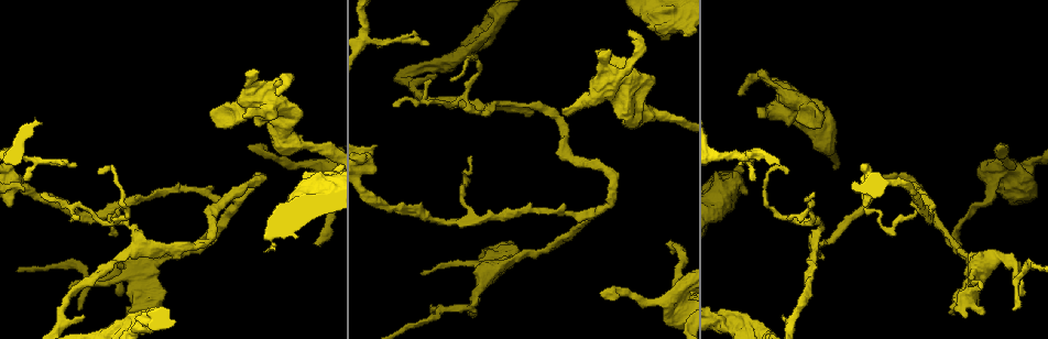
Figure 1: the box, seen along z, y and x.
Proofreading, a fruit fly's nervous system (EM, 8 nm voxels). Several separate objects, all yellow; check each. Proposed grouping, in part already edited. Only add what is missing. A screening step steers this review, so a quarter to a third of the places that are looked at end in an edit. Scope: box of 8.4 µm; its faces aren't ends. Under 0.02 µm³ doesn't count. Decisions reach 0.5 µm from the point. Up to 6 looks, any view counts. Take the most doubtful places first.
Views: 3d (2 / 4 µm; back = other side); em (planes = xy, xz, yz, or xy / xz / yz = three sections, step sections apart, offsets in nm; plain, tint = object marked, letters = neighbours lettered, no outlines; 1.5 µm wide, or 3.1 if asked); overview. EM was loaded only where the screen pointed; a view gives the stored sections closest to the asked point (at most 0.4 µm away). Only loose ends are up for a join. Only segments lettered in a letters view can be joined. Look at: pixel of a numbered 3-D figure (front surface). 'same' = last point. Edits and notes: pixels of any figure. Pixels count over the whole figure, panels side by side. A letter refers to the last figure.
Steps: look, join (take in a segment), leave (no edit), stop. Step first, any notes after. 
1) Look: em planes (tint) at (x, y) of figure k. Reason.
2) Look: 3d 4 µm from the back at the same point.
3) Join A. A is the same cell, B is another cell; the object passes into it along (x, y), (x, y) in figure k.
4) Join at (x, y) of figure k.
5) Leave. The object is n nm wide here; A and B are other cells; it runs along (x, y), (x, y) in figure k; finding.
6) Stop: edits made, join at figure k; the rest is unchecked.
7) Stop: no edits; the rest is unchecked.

Look: 3d 4 µm at (737, 94) of figure 1. Free end.

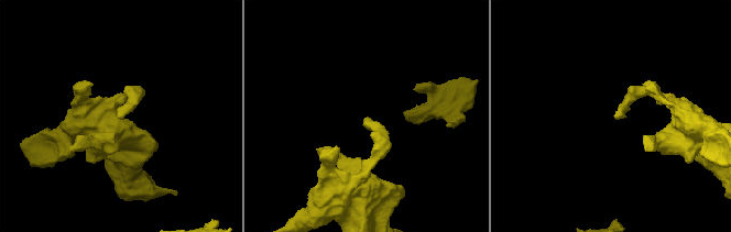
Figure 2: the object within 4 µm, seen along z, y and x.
Look: em planes (letters) at (118, 116) of figure 2. Now the EM.

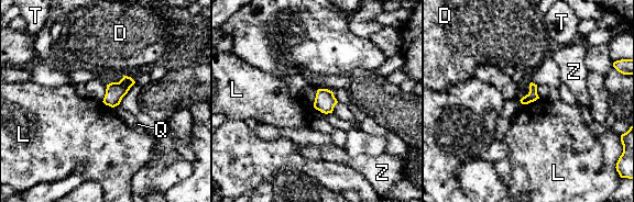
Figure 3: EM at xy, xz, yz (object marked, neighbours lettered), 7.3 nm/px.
Leave. D, L, Q, T and Z are other cells; a border runs along (538, 98), (522, 104) in figure 3; no lettered segment goes on from it.

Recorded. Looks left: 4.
Look: 3d 2 µm at (317, 244) of figure 1. Tapers out.

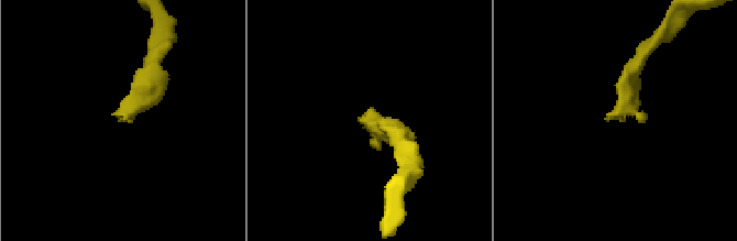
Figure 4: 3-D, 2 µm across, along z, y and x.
Look: em xy step 8 (letters) at (124, 118) of figure 4.

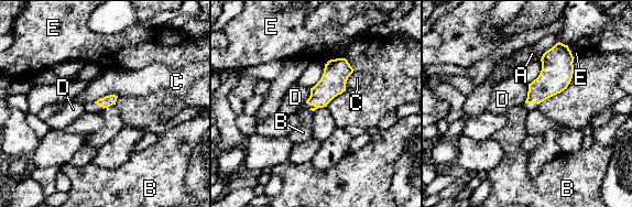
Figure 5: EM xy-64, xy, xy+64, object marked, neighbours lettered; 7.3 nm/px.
Leave. The object is 80 nm wide here; A, B, C, D and E are other cells; a border runs along (118, 96), (104, 96), (94, 101) in figure 5; no lettered segment goes on from it.

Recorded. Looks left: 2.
Look: em planes (letters) at (436, 76) of figure 1. Thin end.

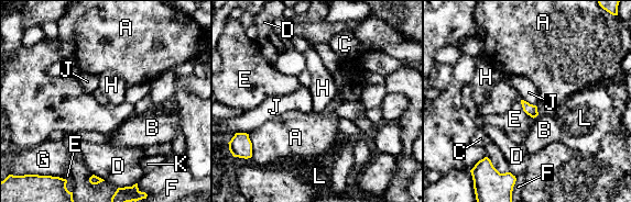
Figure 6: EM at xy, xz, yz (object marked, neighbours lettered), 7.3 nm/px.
Leave. A, B, C, D, E, F, G, H, J, K and L are other cells; no lettered segment goes on from it.

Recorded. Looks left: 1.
Stop: no edits; the rest is unchecked.

